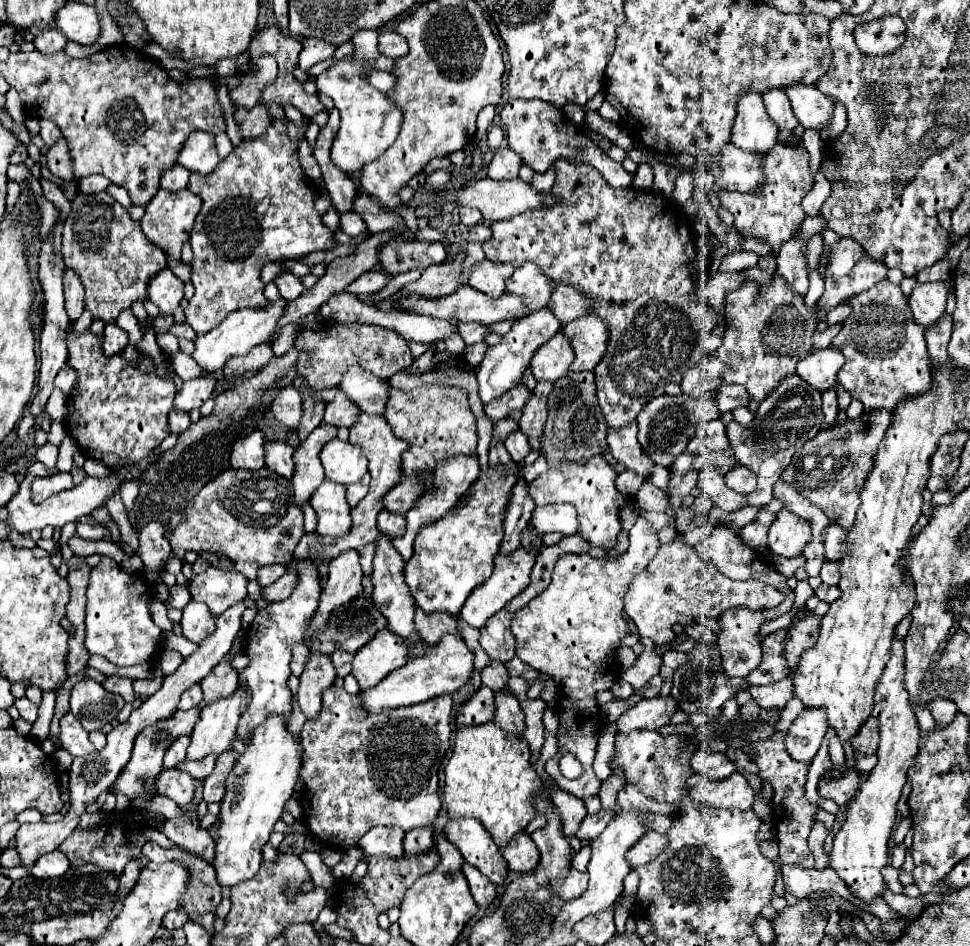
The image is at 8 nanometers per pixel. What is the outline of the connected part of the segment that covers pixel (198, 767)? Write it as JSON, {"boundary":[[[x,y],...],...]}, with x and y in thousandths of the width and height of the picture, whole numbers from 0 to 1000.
{"boundary":[[[216,797],[208,804],[191,803],[182,813],[195,817],[201,823],[210,823],[220,815],[223,802],[222,797]]]}

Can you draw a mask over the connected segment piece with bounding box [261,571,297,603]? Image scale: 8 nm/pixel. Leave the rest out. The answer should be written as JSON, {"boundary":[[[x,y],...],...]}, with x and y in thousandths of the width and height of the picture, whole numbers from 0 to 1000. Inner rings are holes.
{"boundary":[[[296,604],[292,610],[286,612],[286,616],[277,618],[277,621],[269,621],[269,633],[284,637],[284,635],[292,635],[294,631],[298,631],[302,627],[302,621],[306,616],[306,608],[302,604]]]}

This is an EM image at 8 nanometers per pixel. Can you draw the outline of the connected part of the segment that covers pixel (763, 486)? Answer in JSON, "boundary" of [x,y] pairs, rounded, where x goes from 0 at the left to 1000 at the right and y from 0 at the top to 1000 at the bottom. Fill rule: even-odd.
{"boundary":[[[824,396],[811,399],[780,432],[780,441],[774,453],[764,451],[760,445],[749,449],[749,462],[764,492],[772,494],[780,502],[780,517],[770,523],[774,536],[787,536],[797,527],[797,511],[805,504],[820,477],[836,466],[848,453],[846,415],[832,407]]]}

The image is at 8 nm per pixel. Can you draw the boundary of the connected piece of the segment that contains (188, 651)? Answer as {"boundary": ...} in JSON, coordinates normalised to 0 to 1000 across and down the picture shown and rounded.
{"boundary":[[[168,667],[167,673],[171,687],[184,688],[190,696],[197,692],[205,684],[205,681],[196,679],[189,672],[182,672],[177,667]]]}

